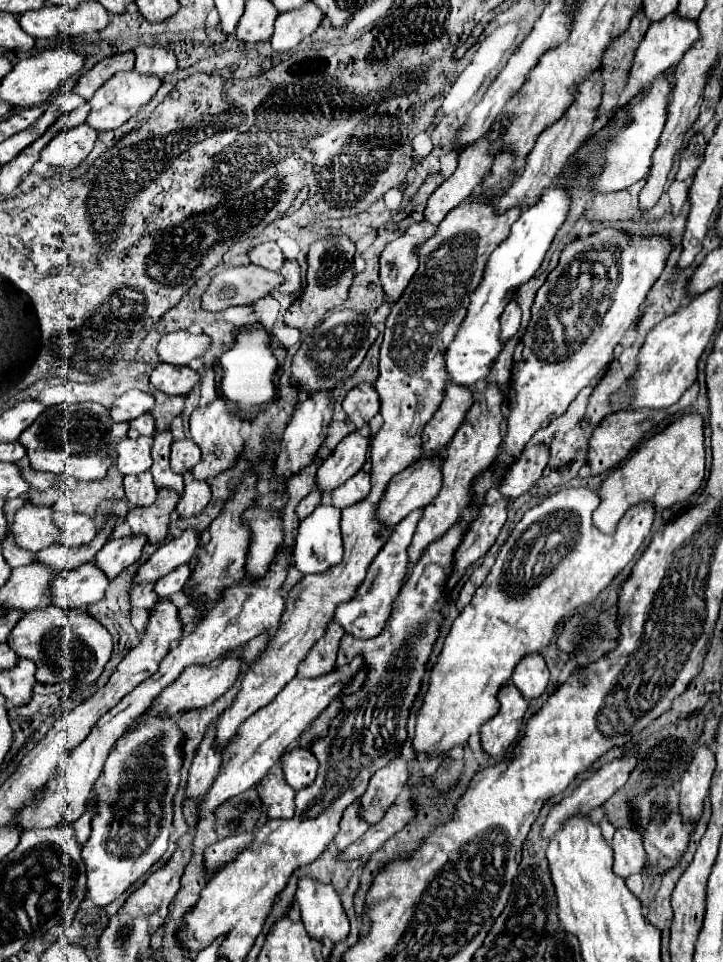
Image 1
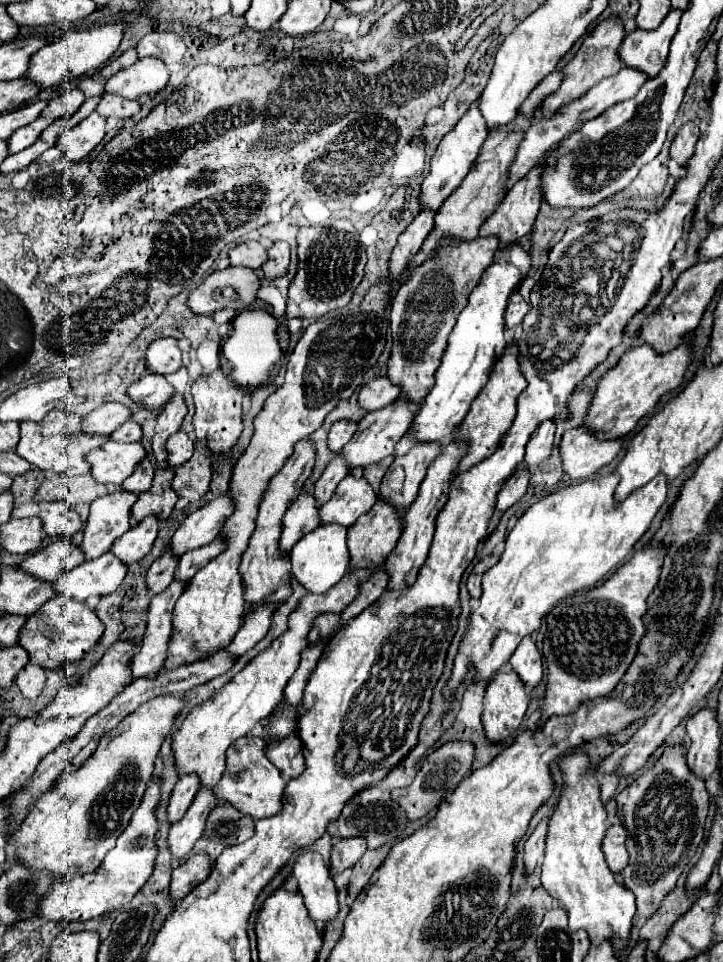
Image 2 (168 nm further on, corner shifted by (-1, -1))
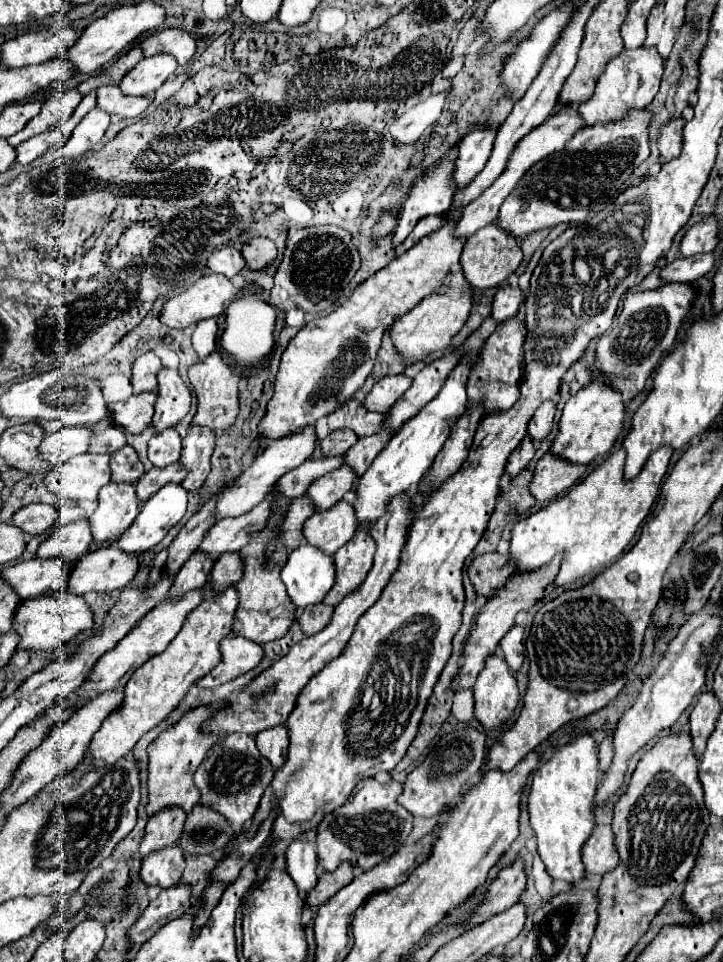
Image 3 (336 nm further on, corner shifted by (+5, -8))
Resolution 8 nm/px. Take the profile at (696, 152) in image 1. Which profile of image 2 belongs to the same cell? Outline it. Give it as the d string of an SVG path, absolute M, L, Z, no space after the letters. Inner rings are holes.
M696 122L684 124L684 126L676 132L676 136L674 136L674 140L672 140L670 158L676 160L680 166L684 166L684 164L690 160L690 156L694 154L694 146L696 146L696 142L698 142L698 136L700 136L700 130L698 130Z

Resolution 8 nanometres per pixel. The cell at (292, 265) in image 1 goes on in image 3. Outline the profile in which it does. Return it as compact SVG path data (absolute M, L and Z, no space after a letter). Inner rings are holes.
M256 237L256 239L250 239L244 249L242 249L242 255L246 259L246 265L254 271L260 271L268 265L272 265L276 261L276 245L270 241L270 239L262 239L262 237Z

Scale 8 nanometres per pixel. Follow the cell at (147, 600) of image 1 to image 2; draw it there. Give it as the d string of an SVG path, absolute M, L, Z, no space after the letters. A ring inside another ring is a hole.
M166 548L164 554L150 566L150 570L146 574L148 588L152 592L162 592L170 584L170 580L174 580L176 564L178 564L178 558L174 558L170 548Z

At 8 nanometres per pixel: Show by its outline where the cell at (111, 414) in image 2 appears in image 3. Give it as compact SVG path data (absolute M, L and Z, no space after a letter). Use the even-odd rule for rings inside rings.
M60 427L56 433L48 435L40 445L40 455L52 465L68 461L72 455L88 453L90 439L94 435L92 427Z

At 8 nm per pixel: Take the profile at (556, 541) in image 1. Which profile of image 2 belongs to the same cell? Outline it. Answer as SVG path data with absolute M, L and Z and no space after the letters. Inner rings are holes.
M612 472L608 476L590 478L580 484L566 486L538 502L534 502L516 522L512 532L506 538L506 550L496 566L492 566L482 580L482 600L480 606L472 612L468 620L468 630L462 638L458 656L454 660L454 672L450 682L444 688L444 696L452 698L454 688L460 686L460 682L466 678L468 664L474 666L480 680L490 680L512 656L520 640L532 632L536 632L542 624L544 614L556 606L562 598L590 590L596 586L596 582L606 580L610 574L622 566L624 558L632 552L634 544L640 540L640 536L648 530L652 518L656 516L658 508L666 500L666 476L656 476L650 480L650 484L630 492L630 496L622 502L614 502L614 488L618 486L618 474Z

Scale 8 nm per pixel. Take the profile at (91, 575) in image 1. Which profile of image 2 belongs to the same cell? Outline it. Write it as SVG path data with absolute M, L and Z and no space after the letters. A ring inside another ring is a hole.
M106 552L98 560L88 560L78 568L66 570L56 580L56 592L68 594L76 600L112 594L122 584L126 572L126 564L122 564L114 554Z

